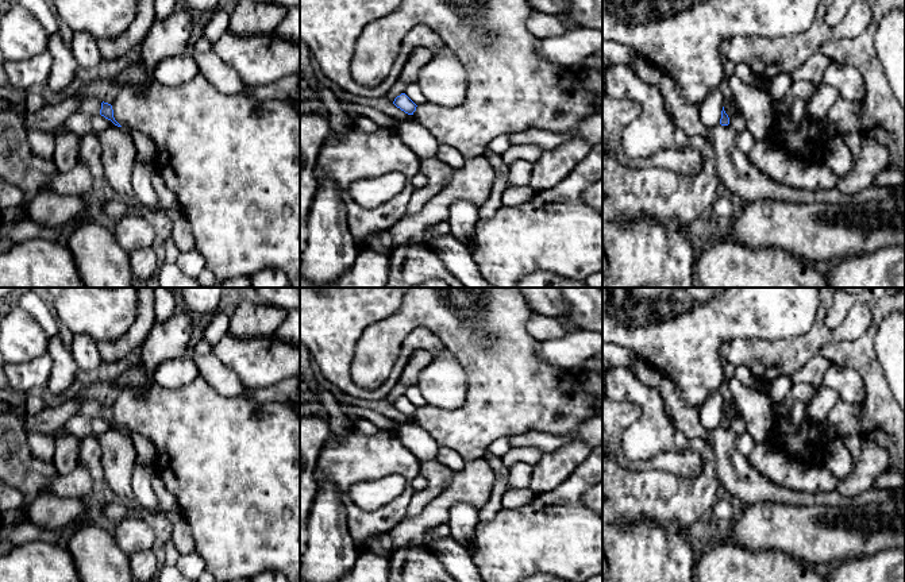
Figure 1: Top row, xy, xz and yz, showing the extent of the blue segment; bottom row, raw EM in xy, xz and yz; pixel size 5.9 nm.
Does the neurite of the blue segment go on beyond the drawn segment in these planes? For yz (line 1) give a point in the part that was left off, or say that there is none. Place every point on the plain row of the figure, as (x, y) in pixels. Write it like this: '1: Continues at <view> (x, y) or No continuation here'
1: No continuation here

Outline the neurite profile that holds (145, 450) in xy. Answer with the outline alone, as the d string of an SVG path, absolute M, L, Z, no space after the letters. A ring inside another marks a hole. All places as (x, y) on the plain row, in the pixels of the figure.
M131 431L127 433L134 444L136 460L142 463L154 463L157 452L154 444L145 435L136 431Z

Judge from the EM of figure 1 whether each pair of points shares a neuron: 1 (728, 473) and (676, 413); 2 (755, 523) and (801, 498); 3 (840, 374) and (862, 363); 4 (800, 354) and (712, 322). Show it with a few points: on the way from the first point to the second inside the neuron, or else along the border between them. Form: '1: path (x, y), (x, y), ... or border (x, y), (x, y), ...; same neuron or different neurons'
1: path (727, 455), (711, 435), (701, 434), (693, 427); same neuron
2: border (759, 500), (821, 507); different neurons
3: border (832, 362), (850, 366), (861, 377), (865, 399); different neurons
4: border (803, 334), (794, 338), (778, 338), (771, 342); different neurons

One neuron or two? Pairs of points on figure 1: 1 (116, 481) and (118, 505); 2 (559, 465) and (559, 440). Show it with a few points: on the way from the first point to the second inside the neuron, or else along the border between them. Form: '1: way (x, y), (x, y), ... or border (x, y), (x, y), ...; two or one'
1: border (116, 497), (122, 501); two
2: border (588, 443), (570, 440), (543, 454); two

